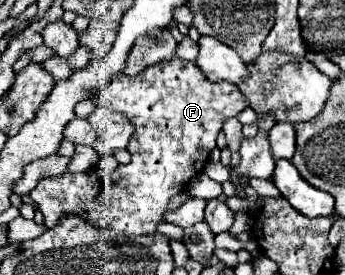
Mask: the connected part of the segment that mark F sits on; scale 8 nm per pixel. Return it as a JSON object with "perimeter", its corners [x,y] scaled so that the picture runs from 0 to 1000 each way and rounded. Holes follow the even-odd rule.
{"perimeter":[[[501,215],[496,229],[461,229],[461,236],[426,244],[386,280],[357,265],[333,273],[322,287],[316,324],[304,324],[281,353],[281,382],[333,389],[333,404],[368,418],[368,433],[391,455],[391,484],[368,527],[380,556],[380,593],[345,600],[310,651],[304,636],[293,636],[293,615],[281,607],[264,607],[235,629],[183,629],[183,636],[119,651],[84,709],[113,745],[113,767],[125,775],[125,818],[136,833],[159,825],[159,811],[171,811],[183,782],[229,782],[235,796],[252,796],[252,811],[287,833],[322,833],[357,855],[455,847],[455,818],[472,811],[472,782],[490,760],[490,731],[507,709],[530,702],[548,651],[565,644],[594,607],[606,556],[623,535],[623,505],[641,476],[646,440],[658,425],[693,418],[722,375],[716,375],[716,353],[687,324],[687,309],[658,295],[612,302],[565,229]],[[299,709],[316,716],[316,738],[304,738]]]}

